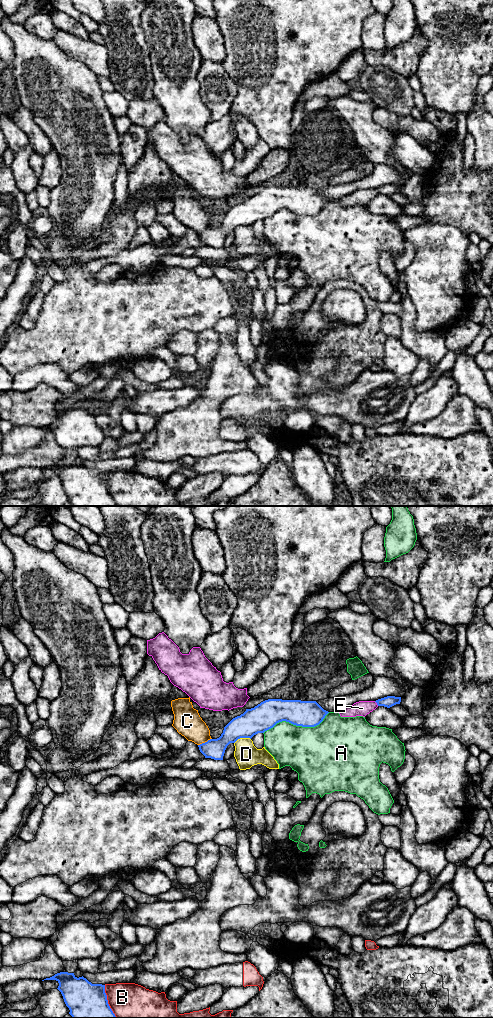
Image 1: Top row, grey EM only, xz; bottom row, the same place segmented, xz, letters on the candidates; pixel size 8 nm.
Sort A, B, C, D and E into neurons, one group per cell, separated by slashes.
A / B / C / D / E

